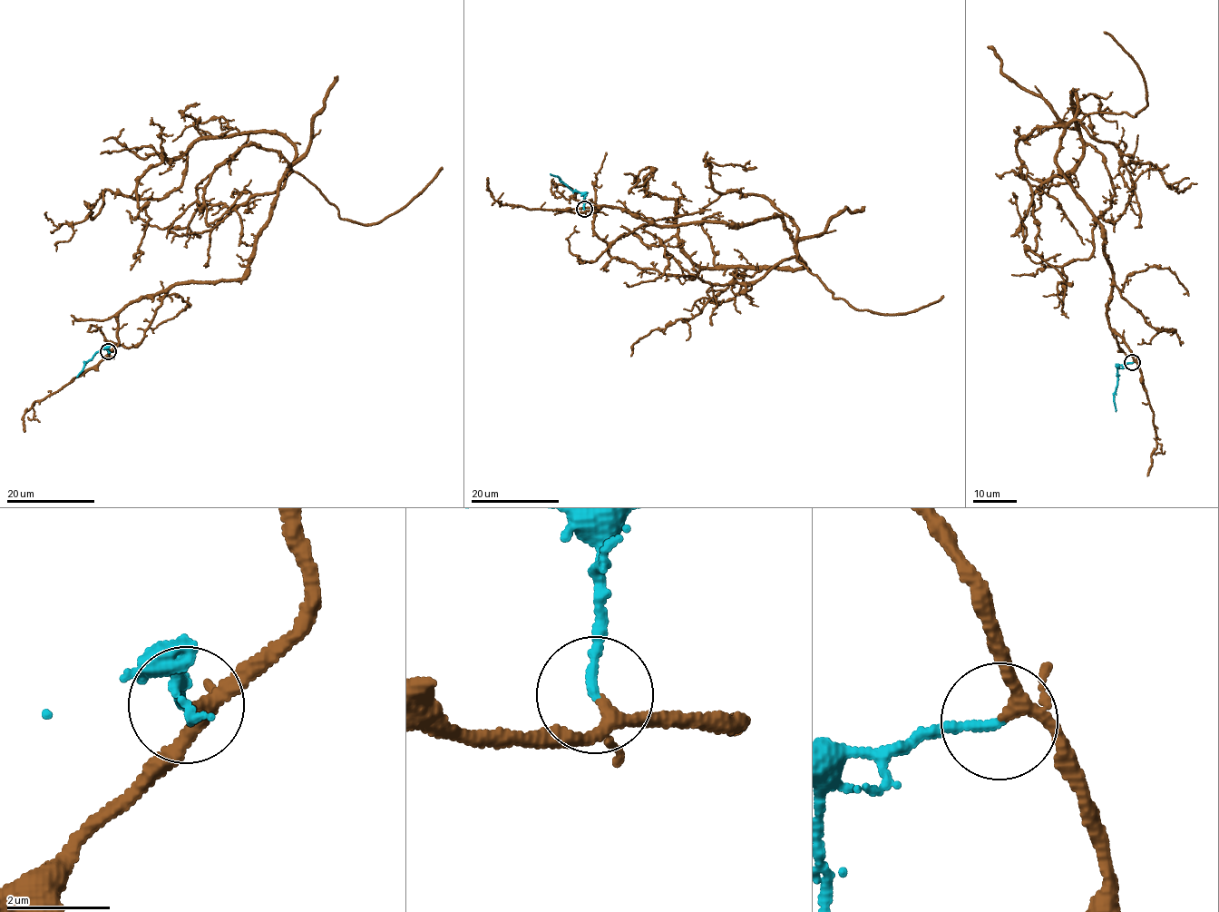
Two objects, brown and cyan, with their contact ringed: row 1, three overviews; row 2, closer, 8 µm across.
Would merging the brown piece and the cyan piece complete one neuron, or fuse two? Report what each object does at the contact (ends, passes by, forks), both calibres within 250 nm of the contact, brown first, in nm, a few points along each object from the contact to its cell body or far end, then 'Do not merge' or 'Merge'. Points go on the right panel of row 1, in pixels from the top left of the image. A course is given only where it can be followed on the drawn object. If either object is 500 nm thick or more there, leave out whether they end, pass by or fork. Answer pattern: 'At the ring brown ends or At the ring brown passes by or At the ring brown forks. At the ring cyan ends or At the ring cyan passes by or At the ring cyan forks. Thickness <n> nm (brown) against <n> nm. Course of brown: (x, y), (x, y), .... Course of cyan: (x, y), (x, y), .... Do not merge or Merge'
At the ring brown forks. At the ring cyan ends. Thickness 180 nm (brown) against 180 nm. Course of brown: (1133, 362), (1103, 229), (1058, 164), (1073, 91), (1115, 191), (1043, 295). Course of cyan: (1133, 362), (1120, 365), (1117, 369), (1117, 386), (1113, 394), (1116, 411). Merge

